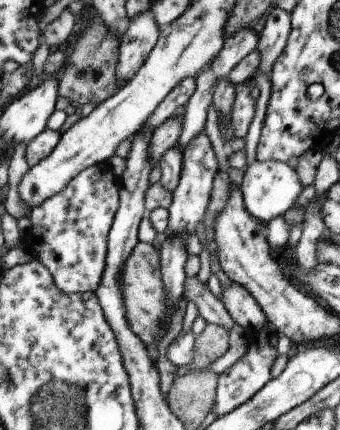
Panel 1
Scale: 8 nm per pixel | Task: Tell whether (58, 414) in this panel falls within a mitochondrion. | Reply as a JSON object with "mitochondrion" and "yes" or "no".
{"mitochondrion":"yes"}

